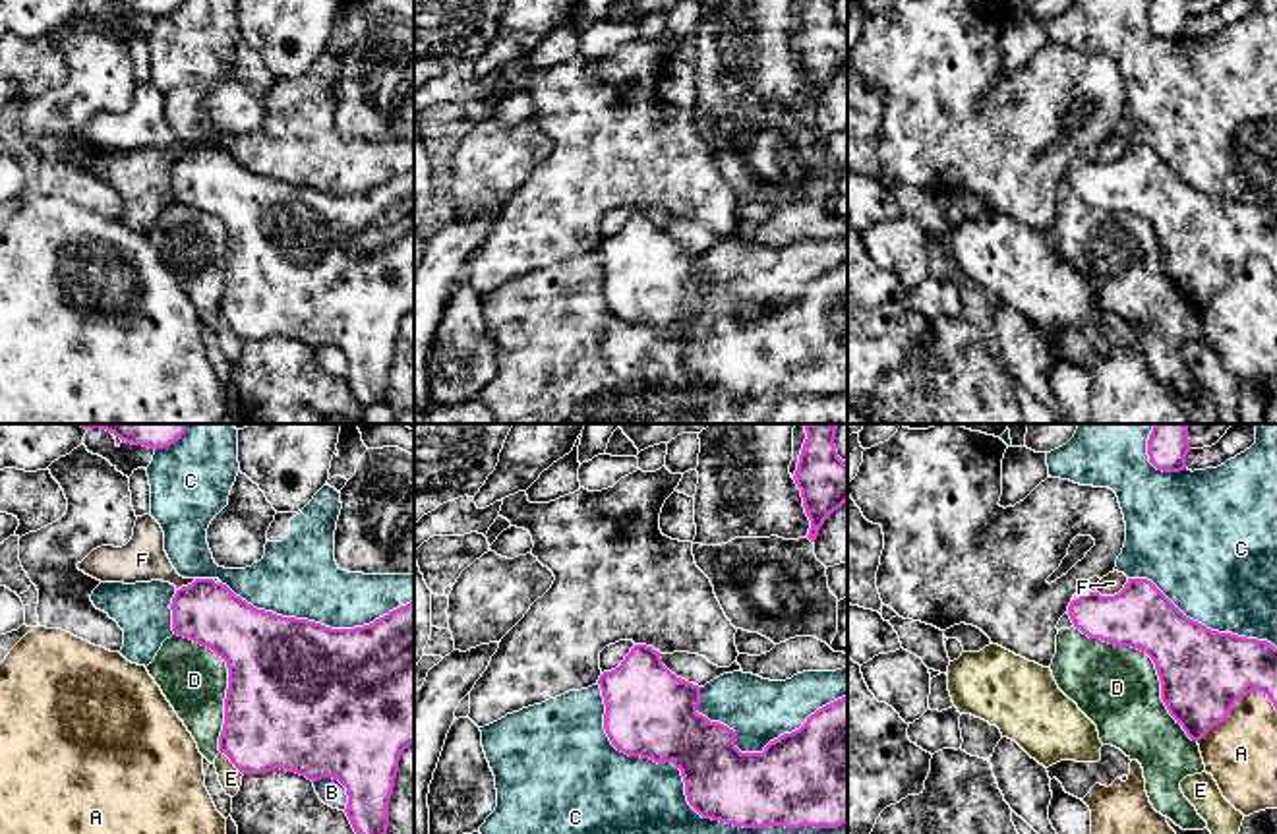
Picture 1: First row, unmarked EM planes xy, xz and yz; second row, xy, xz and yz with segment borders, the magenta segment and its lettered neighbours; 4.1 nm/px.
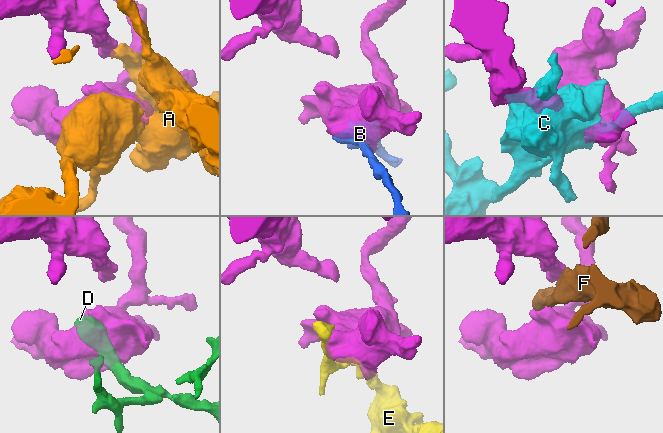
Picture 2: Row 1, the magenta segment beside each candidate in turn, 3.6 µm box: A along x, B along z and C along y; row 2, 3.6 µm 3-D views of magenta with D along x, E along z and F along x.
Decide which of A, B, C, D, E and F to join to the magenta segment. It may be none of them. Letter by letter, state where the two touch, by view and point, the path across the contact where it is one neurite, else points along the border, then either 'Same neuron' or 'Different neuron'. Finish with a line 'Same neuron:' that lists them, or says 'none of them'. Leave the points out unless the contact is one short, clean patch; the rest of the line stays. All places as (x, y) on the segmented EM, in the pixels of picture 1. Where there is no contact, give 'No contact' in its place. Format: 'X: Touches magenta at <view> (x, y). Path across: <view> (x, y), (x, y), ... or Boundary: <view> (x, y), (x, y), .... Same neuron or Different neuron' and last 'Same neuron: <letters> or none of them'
A: Touches magenta at yz (1233, 705). Different neuron
B: Touches magenta at xy (339, 780). Different neuron
C: Touches magenta at xz (687, 800). Different neuron
D: Touches magenta at yz (1154, 662). Different neuron
E: Touches magenta at xy (231, 761). Different neuron
F: Touches magenta at yz (1115, 595). Boundary: yz (1128, 579), (1113, 595), (1098, 593). Different neuron
Same neuron: none of them

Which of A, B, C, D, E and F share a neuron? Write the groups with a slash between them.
A / B / C / D / E / F

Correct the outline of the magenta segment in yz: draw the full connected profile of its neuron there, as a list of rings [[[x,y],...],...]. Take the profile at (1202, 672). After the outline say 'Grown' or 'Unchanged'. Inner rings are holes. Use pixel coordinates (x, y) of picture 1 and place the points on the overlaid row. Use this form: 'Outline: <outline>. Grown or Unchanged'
Outline: [[[1128,579],[1124,588],[1114,596],[1085,592],[1070,602],[1068,615],[1074,627],[1089,639],[1101,639],[1114,646],[1132,646],[1145,652],[1153,660],[1161,681],[1161,700],[1192,741],[1200,741],[1211,728],[1225,722],[1234,702],[1252,691],[1263,693],[1277,710],[1277,648],[1267,640],[1207,629],[1205,625],[1186,617],[1147,579]]]. Unchanged

